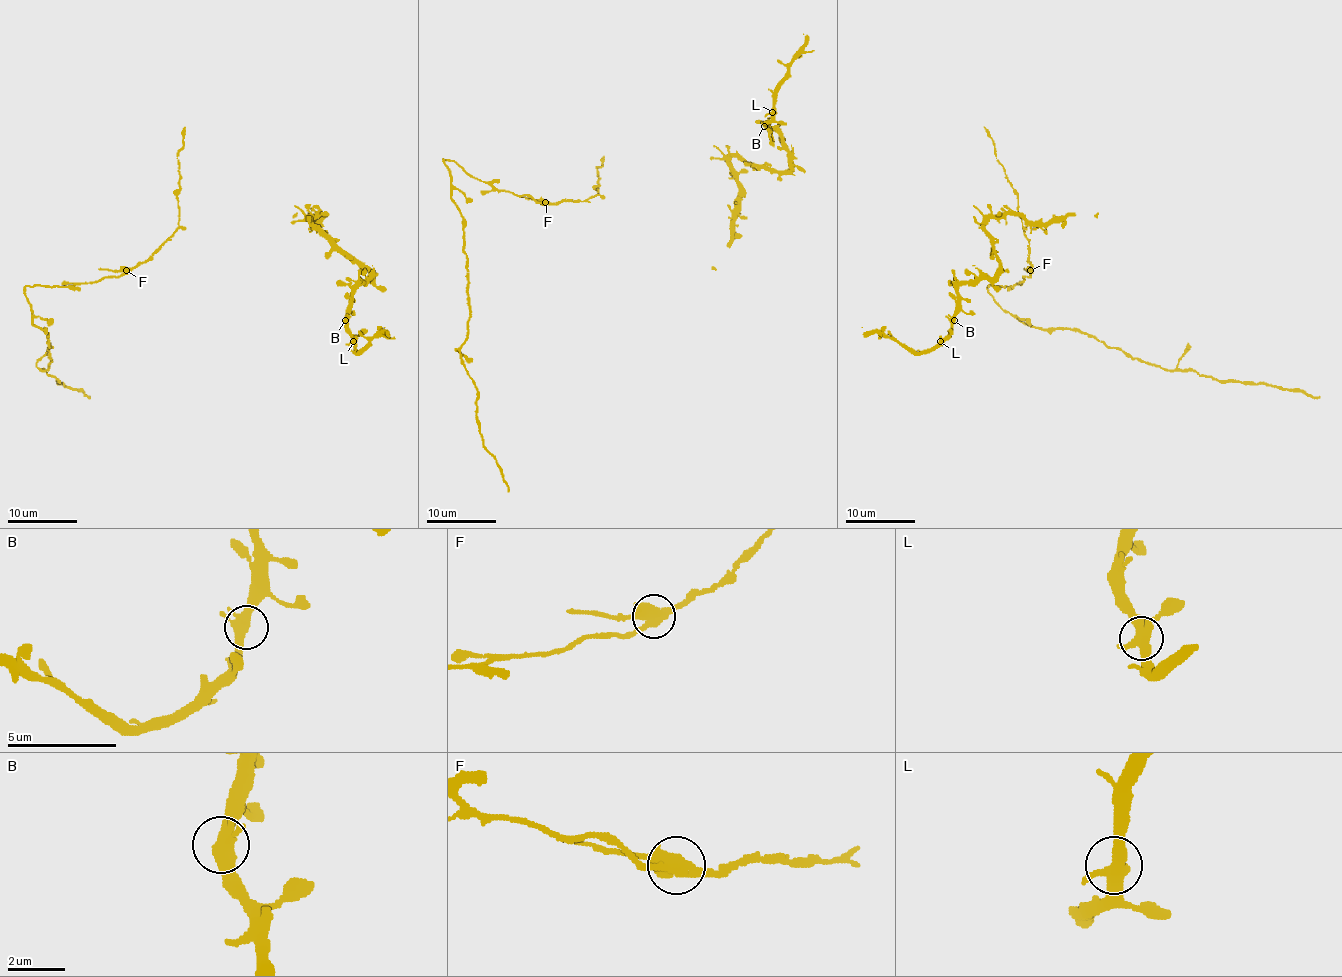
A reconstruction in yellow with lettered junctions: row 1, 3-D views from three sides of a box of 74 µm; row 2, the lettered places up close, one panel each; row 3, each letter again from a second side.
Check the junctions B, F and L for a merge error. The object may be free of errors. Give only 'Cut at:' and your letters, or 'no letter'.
Cut at: F

